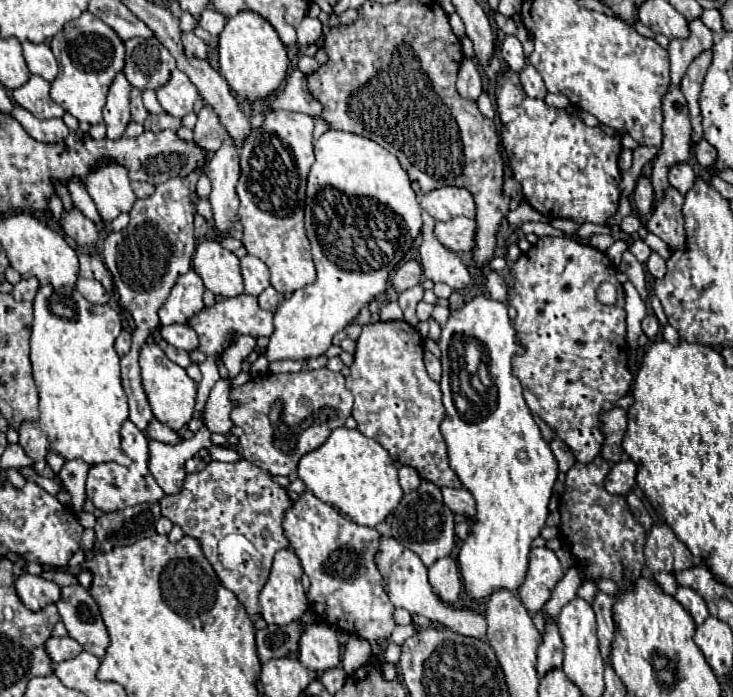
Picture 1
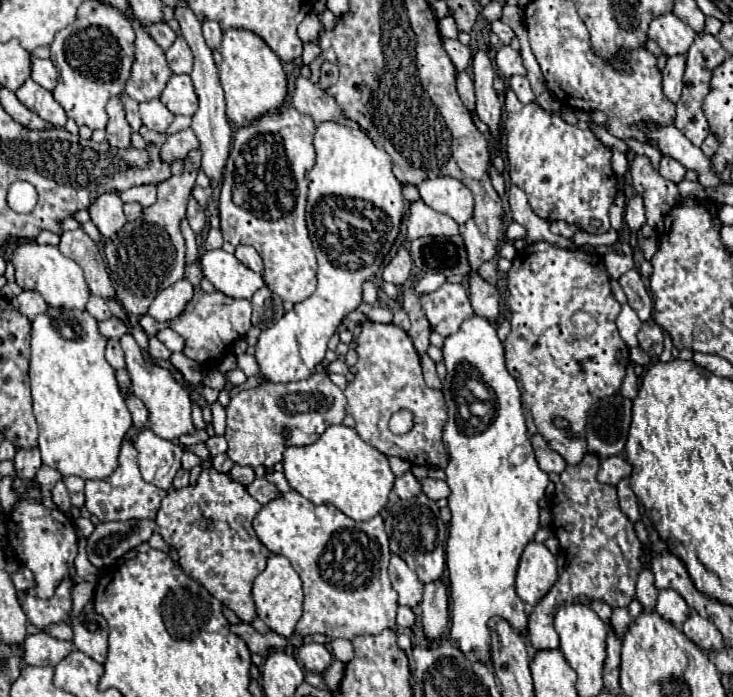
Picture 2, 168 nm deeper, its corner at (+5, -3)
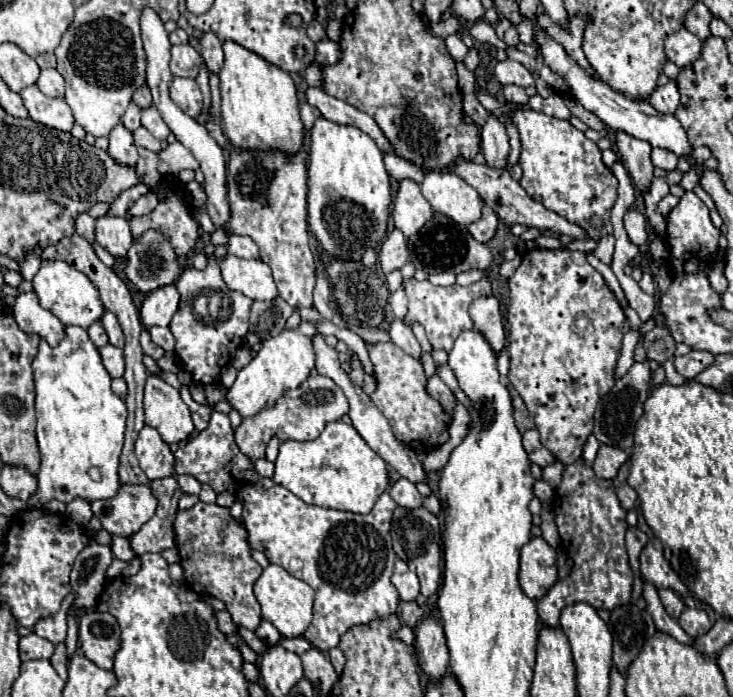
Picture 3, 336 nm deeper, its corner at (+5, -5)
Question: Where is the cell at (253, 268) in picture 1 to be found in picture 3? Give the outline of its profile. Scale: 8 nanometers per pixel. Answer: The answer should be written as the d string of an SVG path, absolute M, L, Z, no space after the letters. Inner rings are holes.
M231 234L229 242L227 242L227 248L229 248L229 254L239 256L239 258L247 258L247 260L259 258L259 248L257 248L257 244L249 236Z

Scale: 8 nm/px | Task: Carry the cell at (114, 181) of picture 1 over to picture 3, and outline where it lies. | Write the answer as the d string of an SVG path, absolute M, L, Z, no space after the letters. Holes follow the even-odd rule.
M101 216L97 218L95 234L97 234L97 244L105 248L111 256L115 258L127 256L133 242L127 220L121 220L117 216Z

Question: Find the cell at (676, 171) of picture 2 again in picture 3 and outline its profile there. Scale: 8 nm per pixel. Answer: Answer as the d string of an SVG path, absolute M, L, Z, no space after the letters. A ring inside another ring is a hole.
M653 148L651 160L653 160L653 164L655 164L657 168L663 168L663 170L667 170L667 172L671 172L671 170L677 168L677 156L675 156L673 152L665 150L665 148Z

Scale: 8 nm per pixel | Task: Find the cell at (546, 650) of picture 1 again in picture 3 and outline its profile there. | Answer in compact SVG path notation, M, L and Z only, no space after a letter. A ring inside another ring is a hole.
M577 460L569 466L565 466L563 480L561 480L561 486L557 488L555 500L557 500L557 504L553 504L555 524L557 524L557 530L561 536L561 544L567 548L569 556L573 558L573 570L565 580L559 580L553 584L553 588L537 602L537 610L539 610L539 618L543 624L558 628L560 627L561 608L565 608L565 604L585 600L587 604L593 604L593 608L597 608L597 610L599 608L615 610L615 608L627 604L631 598L631 590L633 590L633 572L631 572L627 548L625 548L625 530L627 530L625 514L627 512L621 506L611 480L597 478L591 466L585 468L585 464L581 464L581 460Z

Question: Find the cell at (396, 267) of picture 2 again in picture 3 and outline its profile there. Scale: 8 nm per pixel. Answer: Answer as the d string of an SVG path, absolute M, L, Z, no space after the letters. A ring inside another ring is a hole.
M391 228L381 244L381 252L379 252L379 260L381 260L381 268L385 274L389 274L391 270L401 268L407 260L409 260L409 252L407 252L407 240L403 236L403 232L399 228Z

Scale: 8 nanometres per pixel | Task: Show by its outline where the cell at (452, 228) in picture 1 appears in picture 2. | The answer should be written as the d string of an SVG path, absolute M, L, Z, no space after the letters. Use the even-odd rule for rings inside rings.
M419 200L409 206L407 234L411 240L423 236L455 236L459 234L459 224L447 214L435 212Z

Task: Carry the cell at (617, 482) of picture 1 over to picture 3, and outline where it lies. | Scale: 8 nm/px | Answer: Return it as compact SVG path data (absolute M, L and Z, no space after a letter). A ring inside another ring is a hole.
M601 444L597 450L597 458L593 462L593 470L597 472L597 476L605 480L613 480L625 460L627 460L627 454L621 448Z

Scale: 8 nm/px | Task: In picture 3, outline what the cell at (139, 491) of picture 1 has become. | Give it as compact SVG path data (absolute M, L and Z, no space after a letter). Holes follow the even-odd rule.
M129 484L129 488L121 486L115 498L97 500L91 504L91 508L109 534L129 538L155 514L157 498L151 494L147 484Z

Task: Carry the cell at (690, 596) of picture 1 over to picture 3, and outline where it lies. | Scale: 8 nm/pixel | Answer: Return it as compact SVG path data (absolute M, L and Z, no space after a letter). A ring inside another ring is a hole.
M661 588L661 590L659 590L659 598L661 598L665 610L669 612L669 616L673 616L673 618L677 620L679 614L681 614L681 610L685 608L685 604L683 604L681 598L677 596L677 592L673 592L673 590L669 590L669 588Z

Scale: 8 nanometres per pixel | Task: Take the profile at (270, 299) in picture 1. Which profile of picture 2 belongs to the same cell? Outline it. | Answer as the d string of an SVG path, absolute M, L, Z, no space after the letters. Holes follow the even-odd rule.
M267 286L257 290L257 294L253 294L251 304L253 304L253 326L261 330L273 326L281 318L281 314L285 314L281 298L273 294Z

